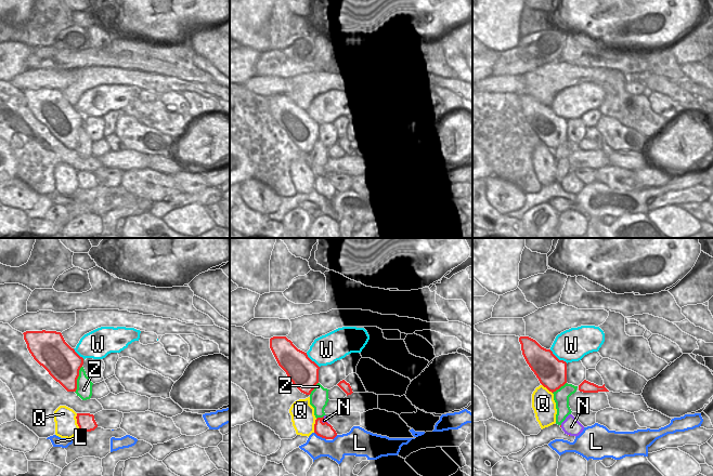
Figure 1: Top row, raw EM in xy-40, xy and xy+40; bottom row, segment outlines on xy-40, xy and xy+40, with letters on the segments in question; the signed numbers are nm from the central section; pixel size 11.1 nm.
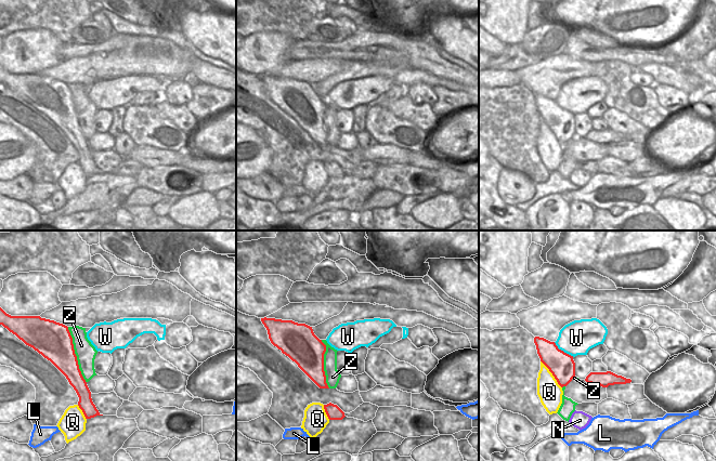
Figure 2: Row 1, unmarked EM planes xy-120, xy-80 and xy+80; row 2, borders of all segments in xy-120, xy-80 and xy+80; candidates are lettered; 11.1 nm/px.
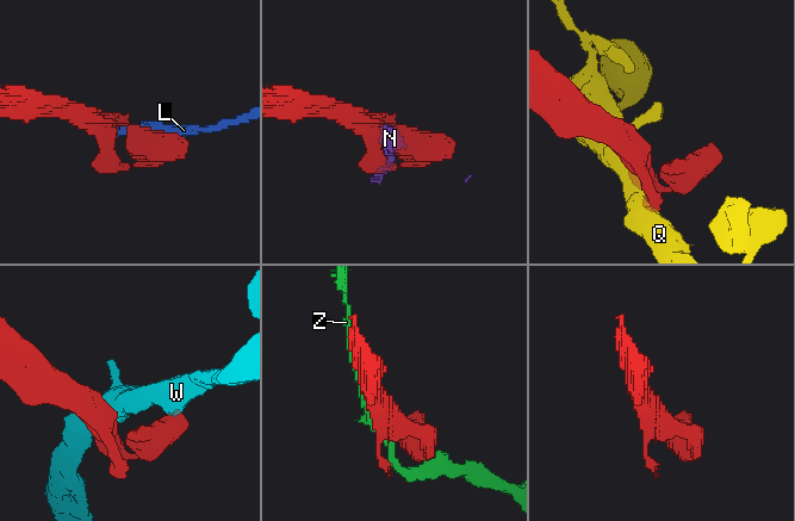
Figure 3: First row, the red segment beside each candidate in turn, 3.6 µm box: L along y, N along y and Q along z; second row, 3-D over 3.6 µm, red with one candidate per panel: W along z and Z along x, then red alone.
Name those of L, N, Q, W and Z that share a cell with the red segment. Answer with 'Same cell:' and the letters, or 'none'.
Same cell: N

